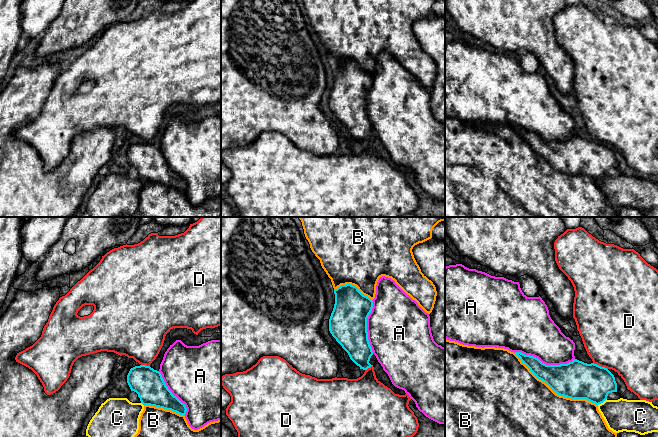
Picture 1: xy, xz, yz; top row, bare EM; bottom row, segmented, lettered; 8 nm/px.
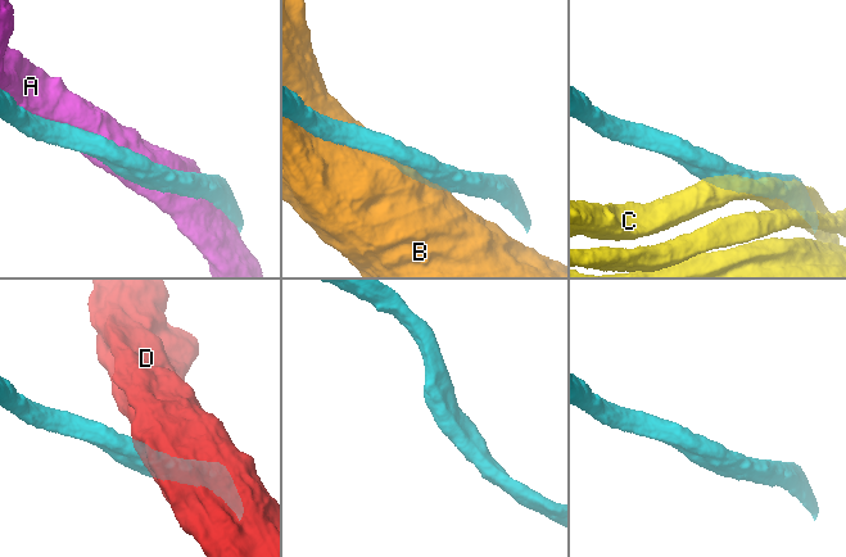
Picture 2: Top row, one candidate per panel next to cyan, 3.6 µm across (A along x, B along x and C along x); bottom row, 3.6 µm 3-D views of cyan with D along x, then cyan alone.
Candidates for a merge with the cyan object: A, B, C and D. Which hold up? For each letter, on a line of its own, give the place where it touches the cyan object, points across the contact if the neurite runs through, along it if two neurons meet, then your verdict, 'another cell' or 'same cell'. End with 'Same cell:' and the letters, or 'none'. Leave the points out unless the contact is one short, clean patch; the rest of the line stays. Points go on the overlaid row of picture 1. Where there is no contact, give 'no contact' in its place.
A: yz (545, 364) | same cell
B: yz (555, 392) | another cell
C: yz (602, 402) | another cell
D: yz (600, 366) | along yz (593, 362), (607, 369) | another cell
Same cell: A

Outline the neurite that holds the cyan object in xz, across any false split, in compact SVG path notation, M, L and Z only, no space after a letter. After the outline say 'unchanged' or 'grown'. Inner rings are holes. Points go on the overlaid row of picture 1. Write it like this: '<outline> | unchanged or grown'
M382 276L379 278L376 285L375 298L371 300L369 297L363 295L356 286L351 284L341 285L334 289L335 304L329 319L329 331L342 348L348 353L350 359L360 367L360 369L367 370L371 365L369 363L371 356L374 354L378 362L383 367L383 370L388 374L392 384L405 391L406 394L415 402L416 407L429 419L439 423L445 424L445 347L438 345L432 336L430 327L430 316L426 313L418 303L407 295L391 278Z | grown

